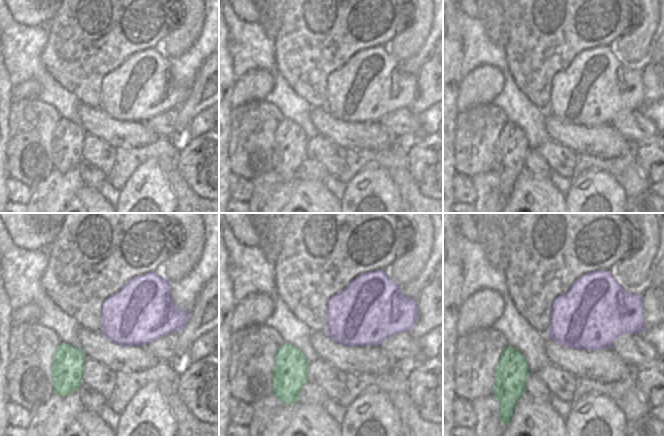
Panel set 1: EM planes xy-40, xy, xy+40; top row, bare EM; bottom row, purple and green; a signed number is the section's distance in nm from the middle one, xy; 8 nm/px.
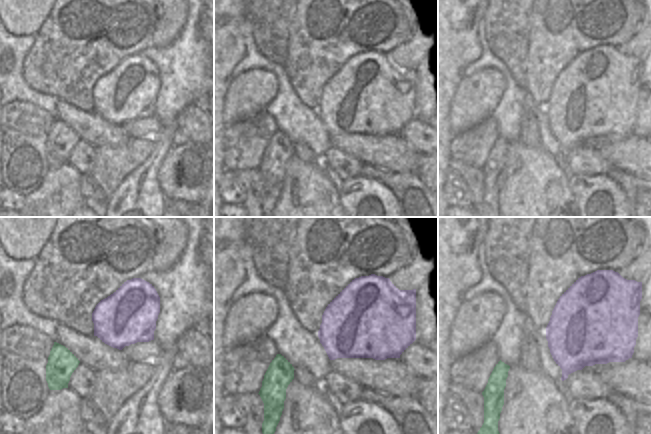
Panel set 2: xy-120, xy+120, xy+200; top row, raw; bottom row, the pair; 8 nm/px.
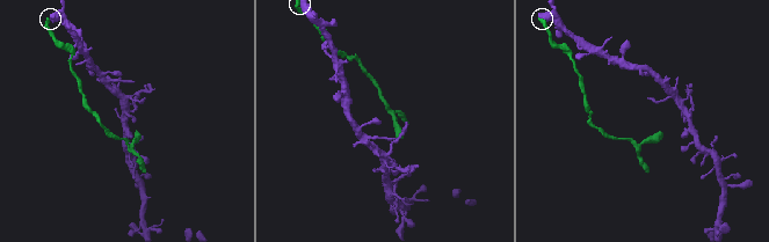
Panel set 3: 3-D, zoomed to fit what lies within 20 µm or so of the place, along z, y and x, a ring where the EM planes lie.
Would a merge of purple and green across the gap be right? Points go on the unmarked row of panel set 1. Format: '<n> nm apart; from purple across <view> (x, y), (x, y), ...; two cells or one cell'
220 nm apart; from purple across xy-40 (101, 107), (81, 125); two cells

